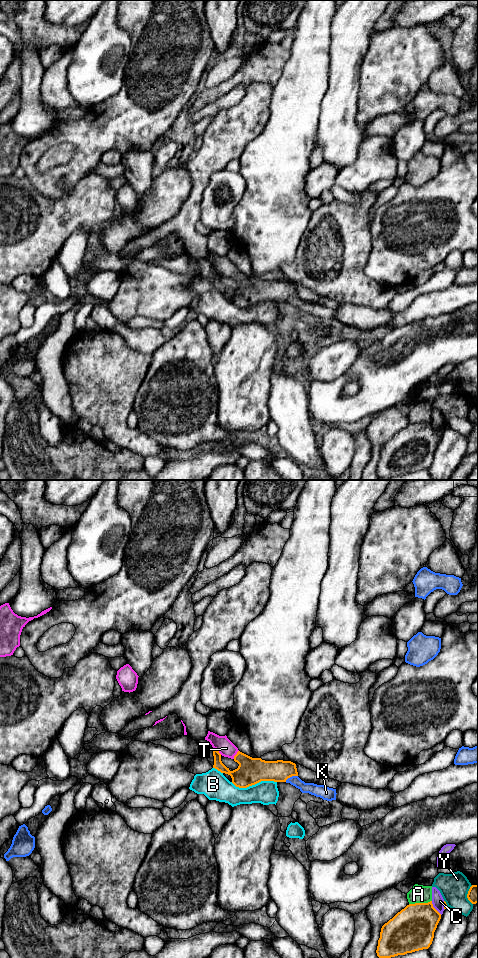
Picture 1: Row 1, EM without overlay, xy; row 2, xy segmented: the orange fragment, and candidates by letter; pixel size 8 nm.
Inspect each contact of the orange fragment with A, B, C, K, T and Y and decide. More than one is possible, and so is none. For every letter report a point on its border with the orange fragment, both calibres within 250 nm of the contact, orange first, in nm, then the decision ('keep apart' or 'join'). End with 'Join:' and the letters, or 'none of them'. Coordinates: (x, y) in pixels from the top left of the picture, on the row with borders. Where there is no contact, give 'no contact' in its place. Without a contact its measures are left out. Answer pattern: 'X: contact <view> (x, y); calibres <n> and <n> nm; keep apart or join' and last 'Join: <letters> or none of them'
A: contact xy (420, 903); calibres 360 and 140 nm; keep apart
B: contact xy (253, 784); calibres 220 and 190 nm; keep apart
C: contact xy (434, 908); calibres 360 and 100 nm; keep apart
K: contact xy (291, 776); calibres 180 and 100 nm; keep apart
T: contact xy (216, 750); calibres 110 and 140 nm; join
Y: contact xy (467, 895); calibres 140 and 240 nm; keep apart
Join: T

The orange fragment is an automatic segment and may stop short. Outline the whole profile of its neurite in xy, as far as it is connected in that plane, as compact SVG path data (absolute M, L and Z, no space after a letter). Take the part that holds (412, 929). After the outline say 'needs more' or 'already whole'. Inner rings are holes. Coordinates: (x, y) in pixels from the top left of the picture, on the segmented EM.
M432 901L407 905L382 926L377 956L391 958L428 949L440 919Z; already whole

